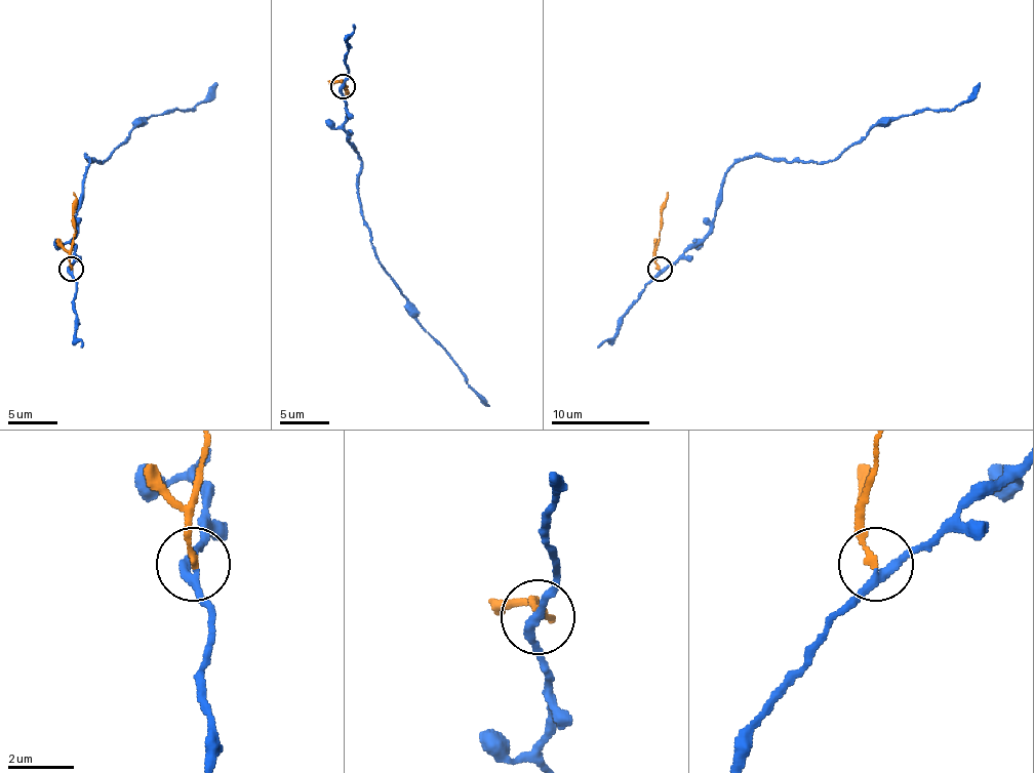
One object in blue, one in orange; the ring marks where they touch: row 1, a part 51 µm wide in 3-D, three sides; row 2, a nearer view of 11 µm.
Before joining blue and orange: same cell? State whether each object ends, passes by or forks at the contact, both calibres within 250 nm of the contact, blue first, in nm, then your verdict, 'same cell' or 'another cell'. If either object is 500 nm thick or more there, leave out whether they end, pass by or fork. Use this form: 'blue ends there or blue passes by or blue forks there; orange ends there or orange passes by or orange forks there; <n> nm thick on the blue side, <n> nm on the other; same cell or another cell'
blue passes by; orange ends there; 240 nm thick on the blue side, 170 nm on the other; another cell

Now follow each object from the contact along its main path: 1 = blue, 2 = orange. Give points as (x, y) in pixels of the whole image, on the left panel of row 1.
1: (70, 271), (85, 174), (90, 162), (85, 157), (103, 162), (147, 118), (171, 111), (191, 111), (217, 83)
2: (70, 268), (70, 246), (75, 231), (73, 192)

